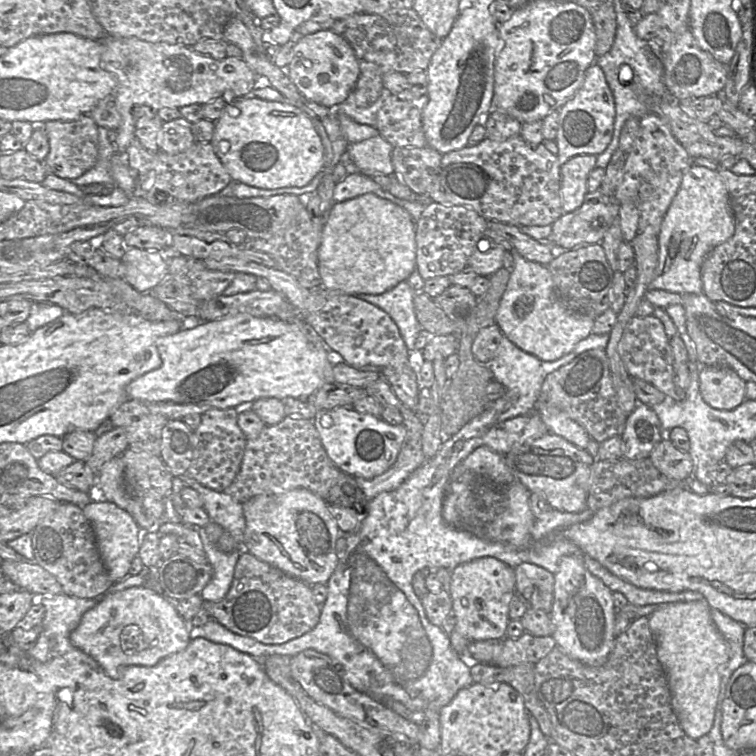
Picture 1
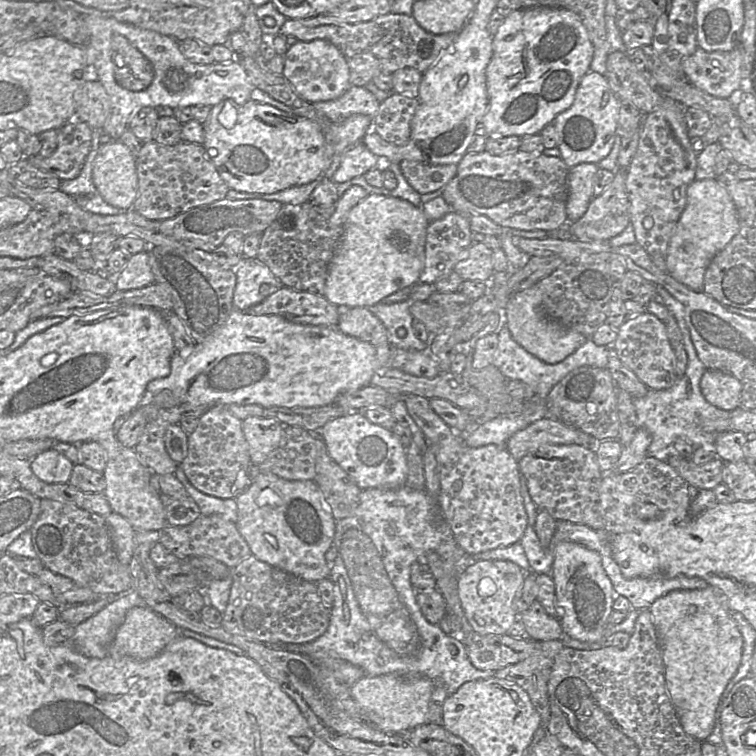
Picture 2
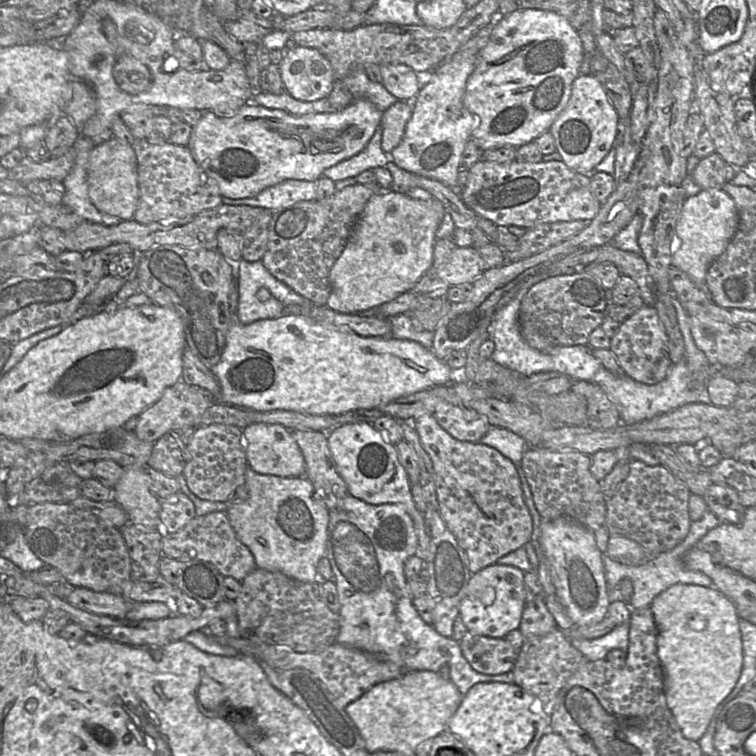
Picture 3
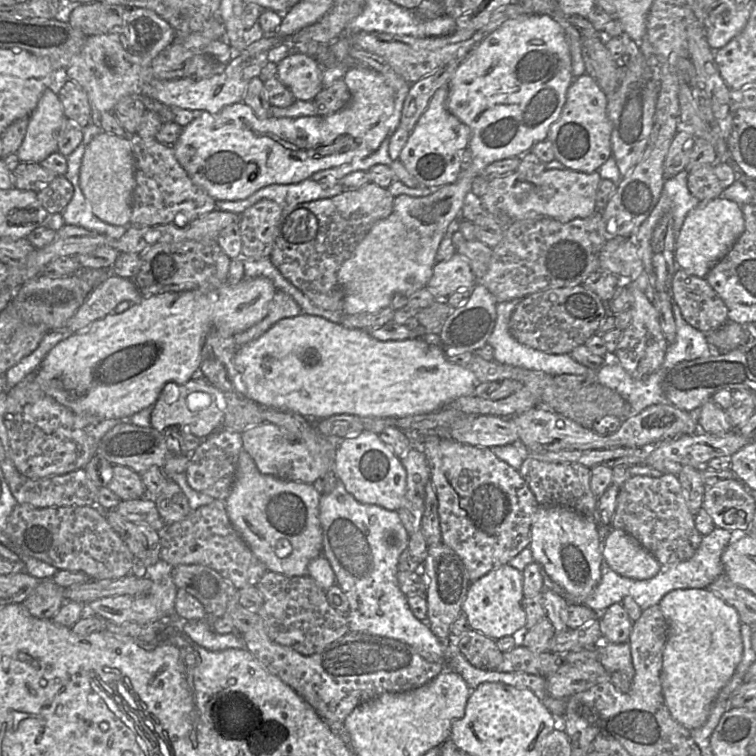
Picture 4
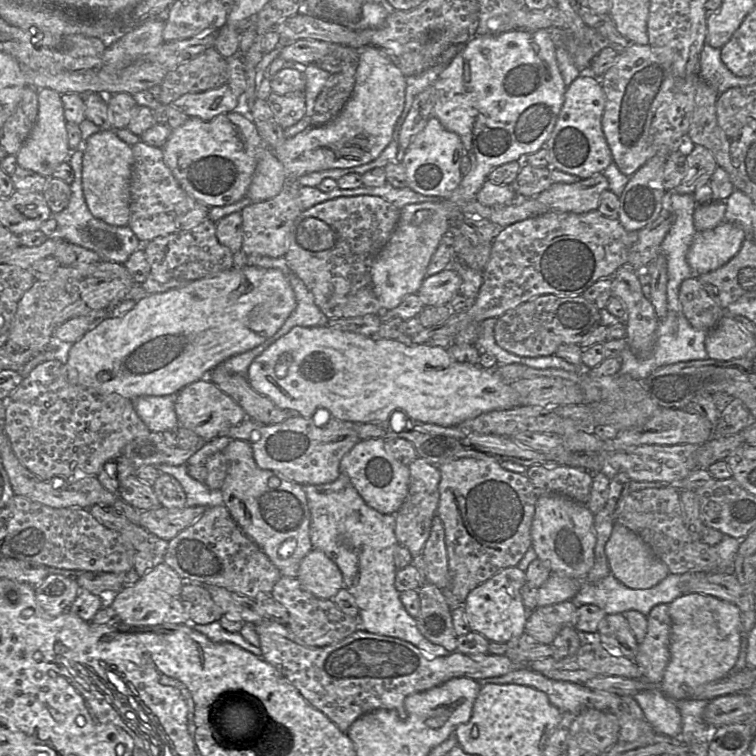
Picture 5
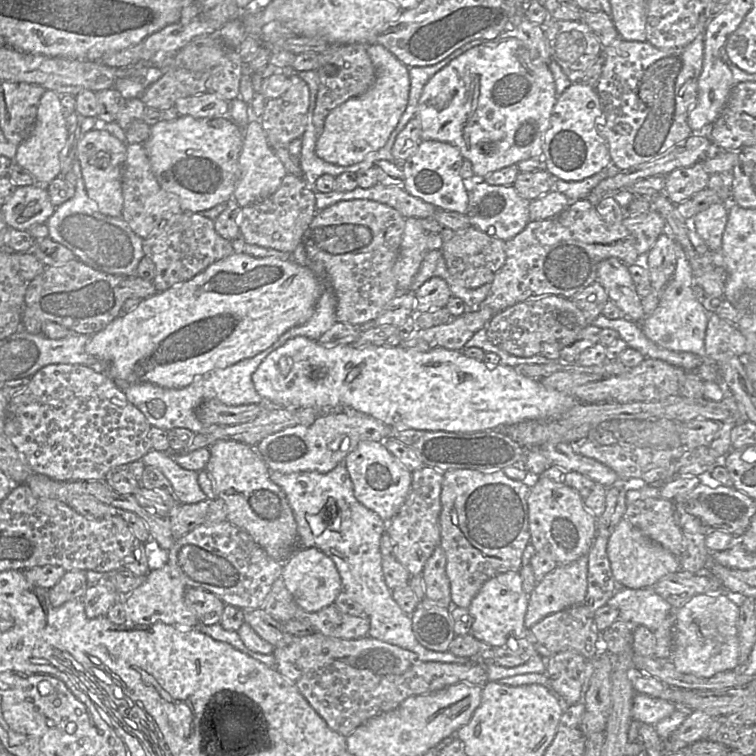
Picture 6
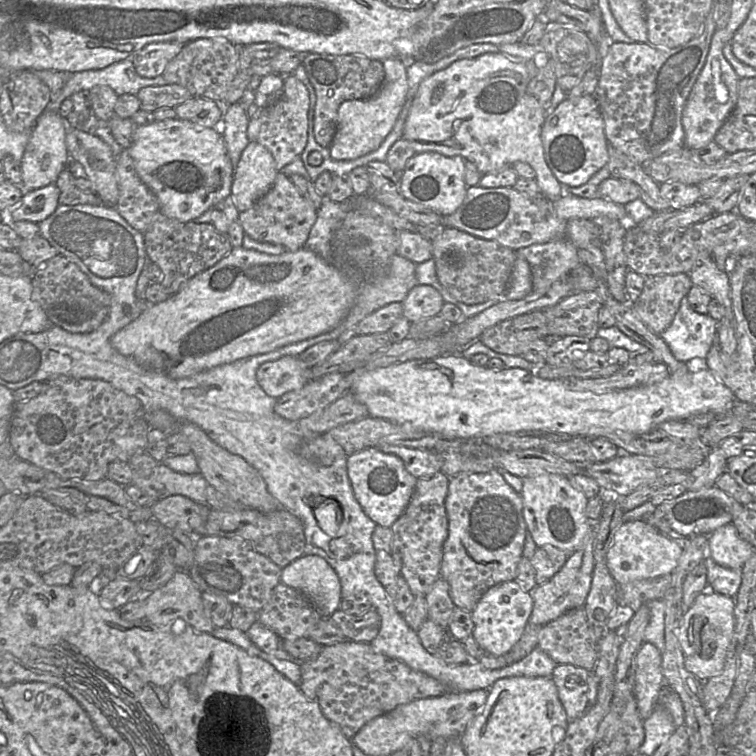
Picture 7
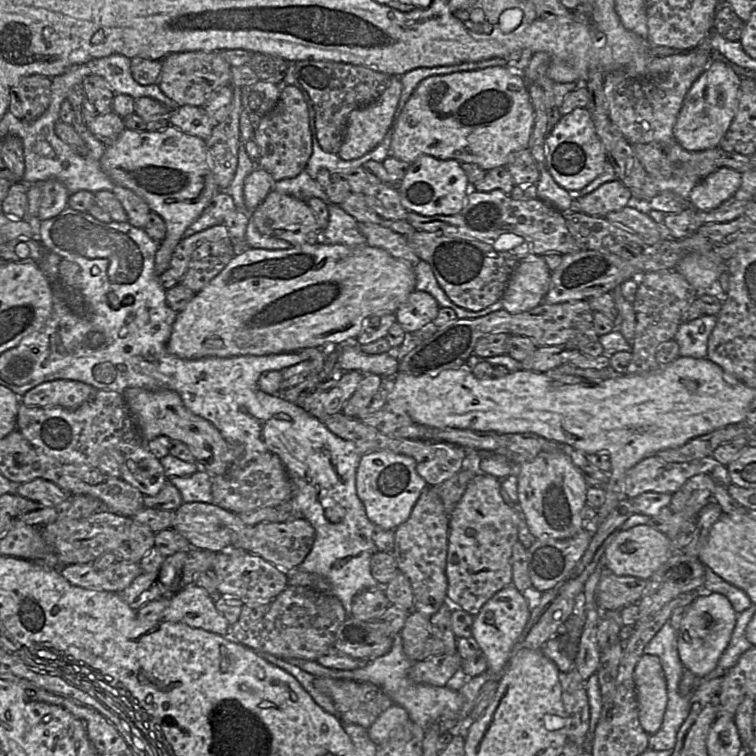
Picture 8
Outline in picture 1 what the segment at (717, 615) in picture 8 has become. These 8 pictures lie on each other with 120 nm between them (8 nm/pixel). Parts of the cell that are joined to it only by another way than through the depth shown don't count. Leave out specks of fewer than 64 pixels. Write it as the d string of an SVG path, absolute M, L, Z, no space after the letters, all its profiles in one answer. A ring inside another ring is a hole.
M705 599L701 601L693 601L693 602L670 602L665 604L658 604L658 608L649 616L649 627L654 635L656 642L656 651L658 655L658 660L661 662L665 674L668 680L668 686L671 694L671 705L672 708L678 718L680 726L683 731L691 738L698 740L700 737L709 734L713 723L714 717L720 692L721 686L721 676L724 668L726 667L729 658L730 658L730 647L722 633L715 626L712 618L711 618L711 607L705 601Z

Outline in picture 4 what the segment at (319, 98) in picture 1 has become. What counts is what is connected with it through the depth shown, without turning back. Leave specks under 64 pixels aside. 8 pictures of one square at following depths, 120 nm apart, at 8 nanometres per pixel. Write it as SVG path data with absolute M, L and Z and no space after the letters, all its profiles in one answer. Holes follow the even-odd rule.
M295 52L278 63L278 79L297 100L314 101L323 89L323 68L313 56Z

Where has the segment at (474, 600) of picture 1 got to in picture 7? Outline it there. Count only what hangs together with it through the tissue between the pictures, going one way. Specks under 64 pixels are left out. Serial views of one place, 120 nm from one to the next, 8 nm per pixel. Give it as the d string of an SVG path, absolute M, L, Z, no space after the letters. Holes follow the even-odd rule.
M515 580L499 583L482 595L471 612L474 623L472 636L486 652L496 656L505 655L521 638L532 609L531 594L524 592Z

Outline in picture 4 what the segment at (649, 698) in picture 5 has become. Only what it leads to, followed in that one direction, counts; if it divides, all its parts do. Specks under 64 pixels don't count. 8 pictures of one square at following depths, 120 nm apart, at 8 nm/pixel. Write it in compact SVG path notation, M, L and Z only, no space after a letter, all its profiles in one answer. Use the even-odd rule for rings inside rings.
M599 641L595 647L598 651L598 661L609 674L619 671L624 673L629 681L633 680L635 669L628 642L614 644L607 641Z

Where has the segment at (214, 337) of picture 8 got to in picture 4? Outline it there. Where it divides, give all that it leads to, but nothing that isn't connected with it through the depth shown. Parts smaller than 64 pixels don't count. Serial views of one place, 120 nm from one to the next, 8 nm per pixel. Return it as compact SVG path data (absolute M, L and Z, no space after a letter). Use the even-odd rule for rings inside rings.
M244 277L239 283L231 285L225 283L214 290L195 289L182 292L168 292L159 295L146 296L139 303L133 304L126 311L115 314L111 313L105 317L94 321L87 328L77 332L68 333L68 336L55 345L46 355L38 369L36 370L37 381L42 391L54 398L58 403L67 407L71 411L79 415L88 415L100 419L118 419L128 421L129 418L147 408L152 407L160 398L165 385L167 383L175 383L182 385L196 377L200 371L201 350L205 342L206 336L212 329L218 330L221 334L235 335L246 331L253 325L262 321L269 312L269 304L278 290L273 282L265 277L247 278Z

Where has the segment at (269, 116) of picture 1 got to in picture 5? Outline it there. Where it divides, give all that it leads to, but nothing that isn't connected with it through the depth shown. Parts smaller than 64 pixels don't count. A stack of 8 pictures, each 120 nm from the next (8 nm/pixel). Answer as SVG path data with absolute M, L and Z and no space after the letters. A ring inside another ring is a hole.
M376 46L358 50L358 65L353 93L341 112L320 126L310 126L272 151L283 164L288 181L297 181L310 172L351 168L376 159L388 146L403 111L406 77L387 53ZM235 110L208 121L198 117L189 118L181 126L172 129L162 150L164 161L180 186L194 199L211 208L233 204L246 196L256 169L258 150L263 145L264 141L249 115Z

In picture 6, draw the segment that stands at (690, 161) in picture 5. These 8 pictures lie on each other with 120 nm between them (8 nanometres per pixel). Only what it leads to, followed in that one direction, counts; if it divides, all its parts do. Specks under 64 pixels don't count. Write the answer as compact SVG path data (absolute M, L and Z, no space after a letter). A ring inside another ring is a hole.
M702 160L689 167L677 168L665 178L664 193L677 205L707 188L709 175L704 170Z

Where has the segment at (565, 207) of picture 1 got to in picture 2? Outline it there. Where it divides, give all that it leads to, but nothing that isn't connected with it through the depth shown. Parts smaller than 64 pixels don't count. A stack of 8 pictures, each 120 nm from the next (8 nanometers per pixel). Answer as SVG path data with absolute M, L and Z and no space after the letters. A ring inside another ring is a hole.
M580 163L569 168L566 214L574 222L586 212L593 196L593 177L598 170L596 163Z

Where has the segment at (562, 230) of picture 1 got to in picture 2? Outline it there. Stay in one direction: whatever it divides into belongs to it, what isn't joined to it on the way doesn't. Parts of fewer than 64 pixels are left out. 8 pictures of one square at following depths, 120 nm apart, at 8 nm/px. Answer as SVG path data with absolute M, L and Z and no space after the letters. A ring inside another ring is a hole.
M618 168L613 181L599 195L594 196L584 215L574 222L569 223L572 237L584 241L610 240L620 234L630 223L629 201L626 191L627 169Z

